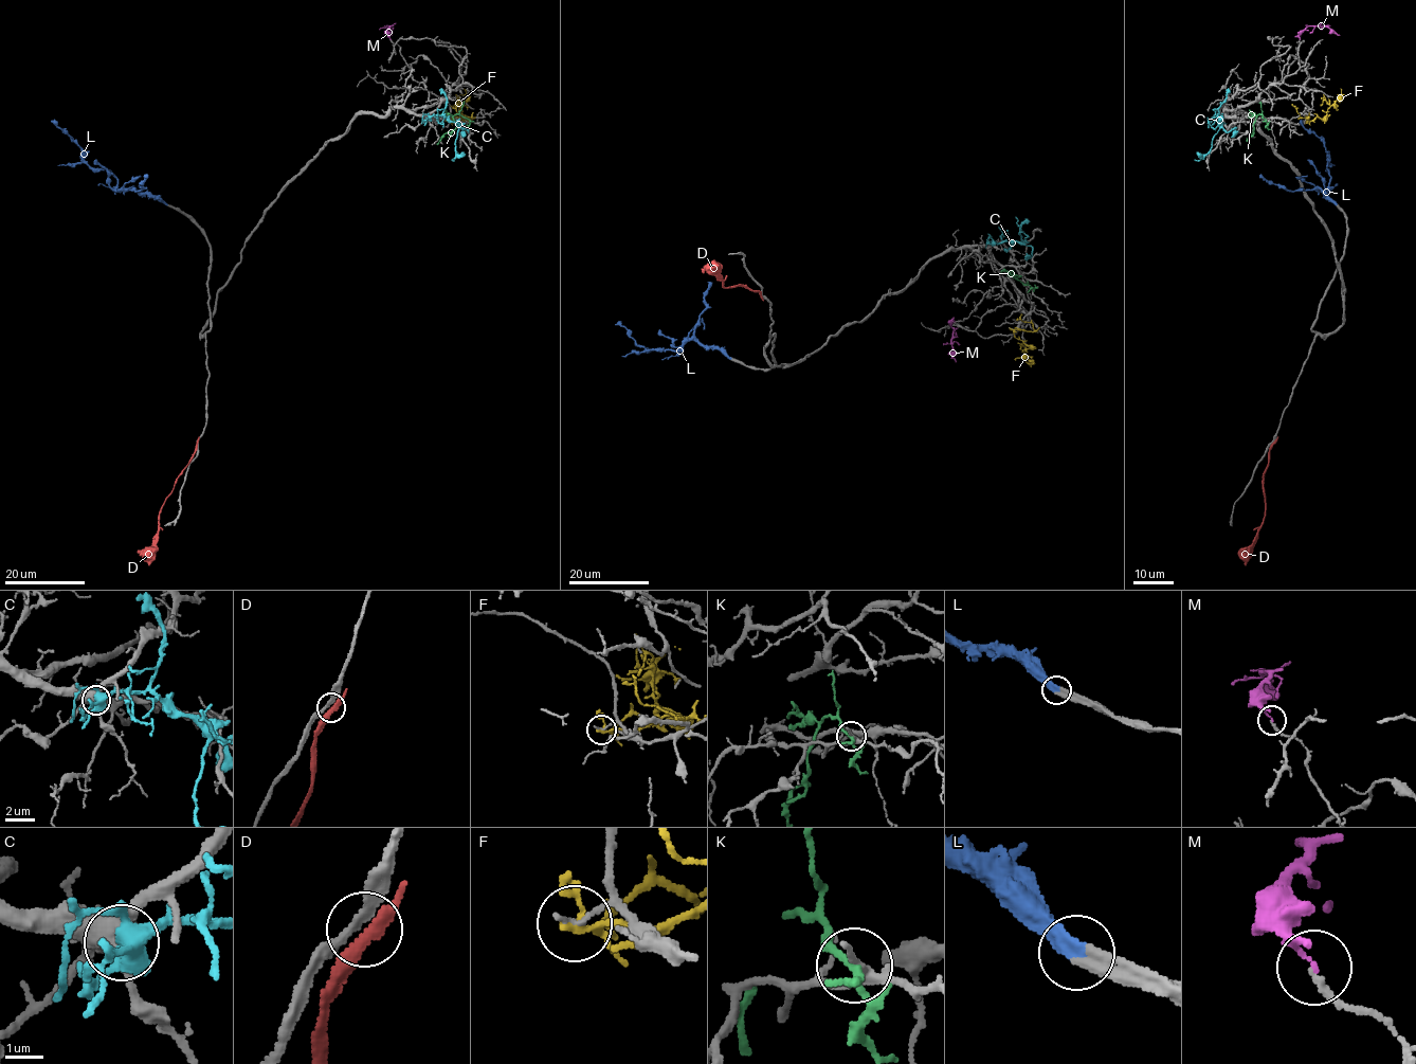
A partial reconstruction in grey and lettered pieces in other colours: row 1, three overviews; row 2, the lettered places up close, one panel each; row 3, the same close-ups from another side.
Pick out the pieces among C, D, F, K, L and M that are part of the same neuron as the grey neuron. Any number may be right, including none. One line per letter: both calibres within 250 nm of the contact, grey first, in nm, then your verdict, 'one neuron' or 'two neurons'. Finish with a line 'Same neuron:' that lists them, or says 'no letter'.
C: calibres 360 and 440 nm; two neurons
D: calibres 240 and 220 nm; two neurons
F: calibres 130 and 150 nm; two neurons
K: calibres 130 and 170 nm; two neurons
L: calibres 320 and 420 nm; one neuron
M: calibres 180 and 120 nm; two neurons
Same neuron: L

